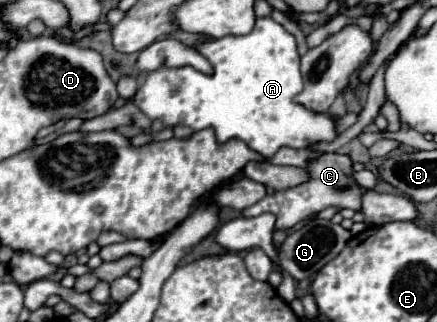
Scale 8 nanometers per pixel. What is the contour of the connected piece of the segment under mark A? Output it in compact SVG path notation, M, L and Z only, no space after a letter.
M271 16L257 18L253 30L245 36L225 36L219 40L205 38L195 48L211 62L213 74L203 74L195 70L193 66L181 66L181 68L161 66L155 72L149 72L133 98L133 104L149 120L161 120L163 126L167 128L189 126L193 132L213 128L217 142L223 144L233 138L241 140L263 158L271 158L283 146L307 148L315 142L321 142L321 140L329 142L337 136L333 128L333 120L327 114L315 114L313 110L293 100L301 92L301 84L299 86L295 84L295 82L301 82L297 42L295 42L295 36L289 34Z

